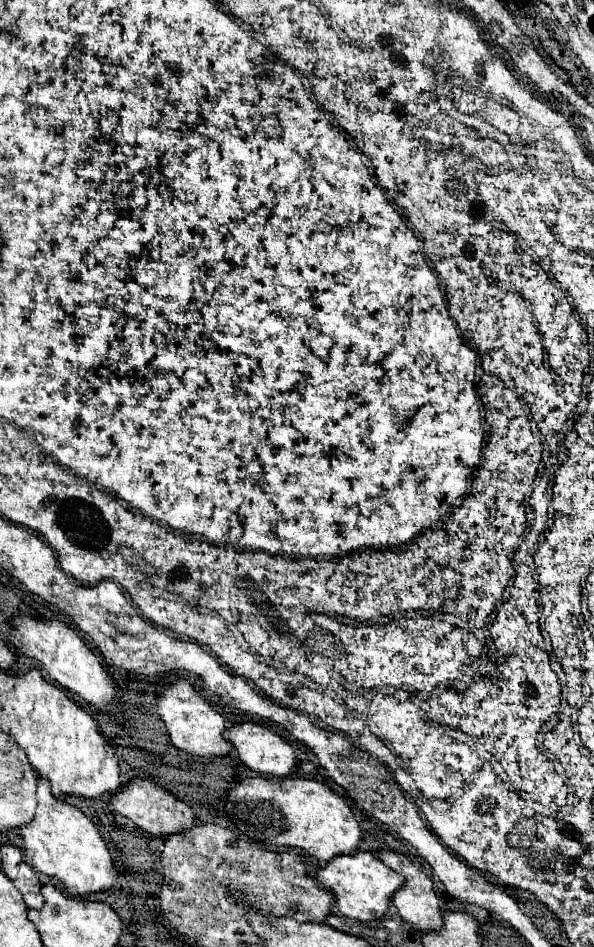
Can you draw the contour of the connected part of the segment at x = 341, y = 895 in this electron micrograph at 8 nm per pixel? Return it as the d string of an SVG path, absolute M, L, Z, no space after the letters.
M372 852L334 856L322 870L318 870L316 880L322 882L322 886L336 896L340 912L346 918L356 918L356 920L380 920L388 908L390 896L402 884L400 874L396 874L392 868L380 862Z

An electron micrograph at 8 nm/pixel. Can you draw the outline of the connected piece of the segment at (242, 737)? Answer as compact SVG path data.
M254 722L236 724L224 732L224 738L236 748L244 766L262 776L284 778L298 764L294 748L266 726Z

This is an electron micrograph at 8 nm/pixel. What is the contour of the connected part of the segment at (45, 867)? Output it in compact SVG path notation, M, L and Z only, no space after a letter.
M38 776L36 786L36 814L30 824L20 826L24 840L24 858L26 862L42 876L54 878L70 894L82 896L90 892L104 892L116 884L118 872L112 866L110 852L100 838L100 832L76 806L70 806L66 800L52 796L50 782Z

